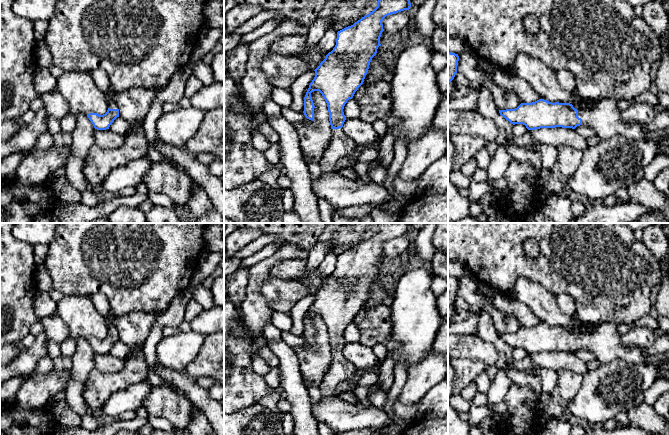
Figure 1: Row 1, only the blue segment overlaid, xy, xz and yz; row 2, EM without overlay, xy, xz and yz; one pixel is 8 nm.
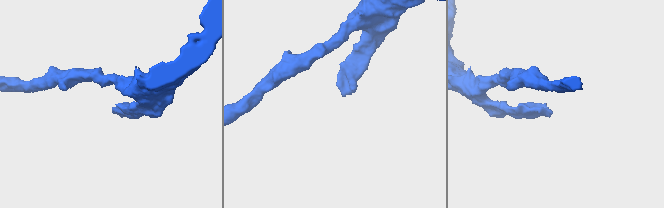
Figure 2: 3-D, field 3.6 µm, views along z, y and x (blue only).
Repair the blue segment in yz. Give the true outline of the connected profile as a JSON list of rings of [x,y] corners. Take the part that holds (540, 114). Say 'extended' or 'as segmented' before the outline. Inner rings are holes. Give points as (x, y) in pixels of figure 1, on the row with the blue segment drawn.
extended | [[[539,99],[521,103],[515,109],[499,110],[511,124],[523,124],[528,130],[540,128],[572,128],[584,125],[592,128],[601,140],[622,135],[633,140],[647,139],[658,143],[665,129],[647,131],[647,125],[625,124],[621,118],[618,101],[613,99],[585,100],[582,103],[549,102]]]

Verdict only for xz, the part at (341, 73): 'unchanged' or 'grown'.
grown

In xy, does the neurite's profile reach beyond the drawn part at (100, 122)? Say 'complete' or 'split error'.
split error

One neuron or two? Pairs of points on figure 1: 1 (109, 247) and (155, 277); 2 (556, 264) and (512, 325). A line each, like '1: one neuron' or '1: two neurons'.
1: one neuron
2: two neurons

